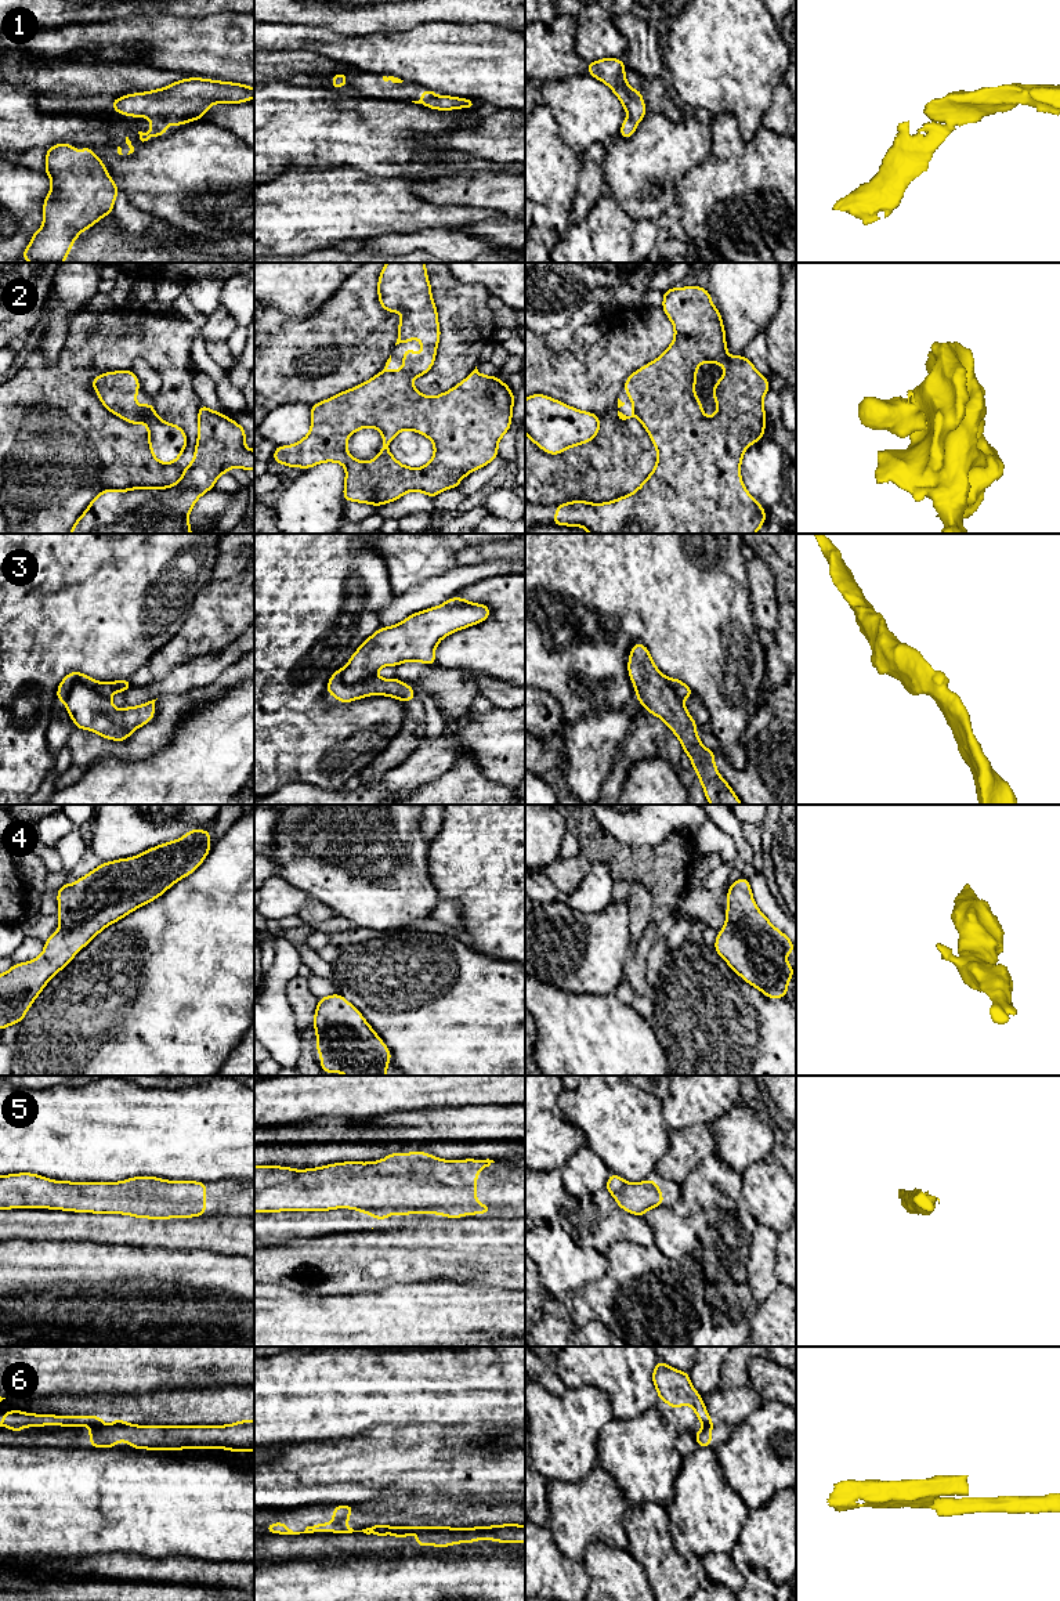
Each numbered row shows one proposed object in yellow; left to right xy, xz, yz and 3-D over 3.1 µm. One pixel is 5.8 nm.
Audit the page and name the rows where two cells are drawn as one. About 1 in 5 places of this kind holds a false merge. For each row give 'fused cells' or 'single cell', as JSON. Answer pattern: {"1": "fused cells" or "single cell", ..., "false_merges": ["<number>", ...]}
{"1": "single cell", "2": "single cell", "3": "fused cells", "4": "single cell", "5": "single cell", "6": "fused cells", "false_merges": ["3", "6"]}

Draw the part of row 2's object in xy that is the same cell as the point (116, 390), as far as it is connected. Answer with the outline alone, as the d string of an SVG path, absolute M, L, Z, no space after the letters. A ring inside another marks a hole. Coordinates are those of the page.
M133 371L105 372L91 382L102 405L124 422L148 427L152 458L160 465L173 465L182 455L188 438L185 431L155 413L153 402L137 405L140 382Z

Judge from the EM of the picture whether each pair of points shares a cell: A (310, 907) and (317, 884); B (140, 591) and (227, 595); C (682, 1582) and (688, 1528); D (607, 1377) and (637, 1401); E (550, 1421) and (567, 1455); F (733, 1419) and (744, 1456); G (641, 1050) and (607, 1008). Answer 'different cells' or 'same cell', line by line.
A: different cells
B: different cells
C: different cells
D: same cell
E: same cell
F: different cells
G: same cell

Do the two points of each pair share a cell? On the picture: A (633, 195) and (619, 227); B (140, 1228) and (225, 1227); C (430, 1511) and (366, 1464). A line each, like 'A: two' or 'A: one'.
A: two
B: one
C: two

